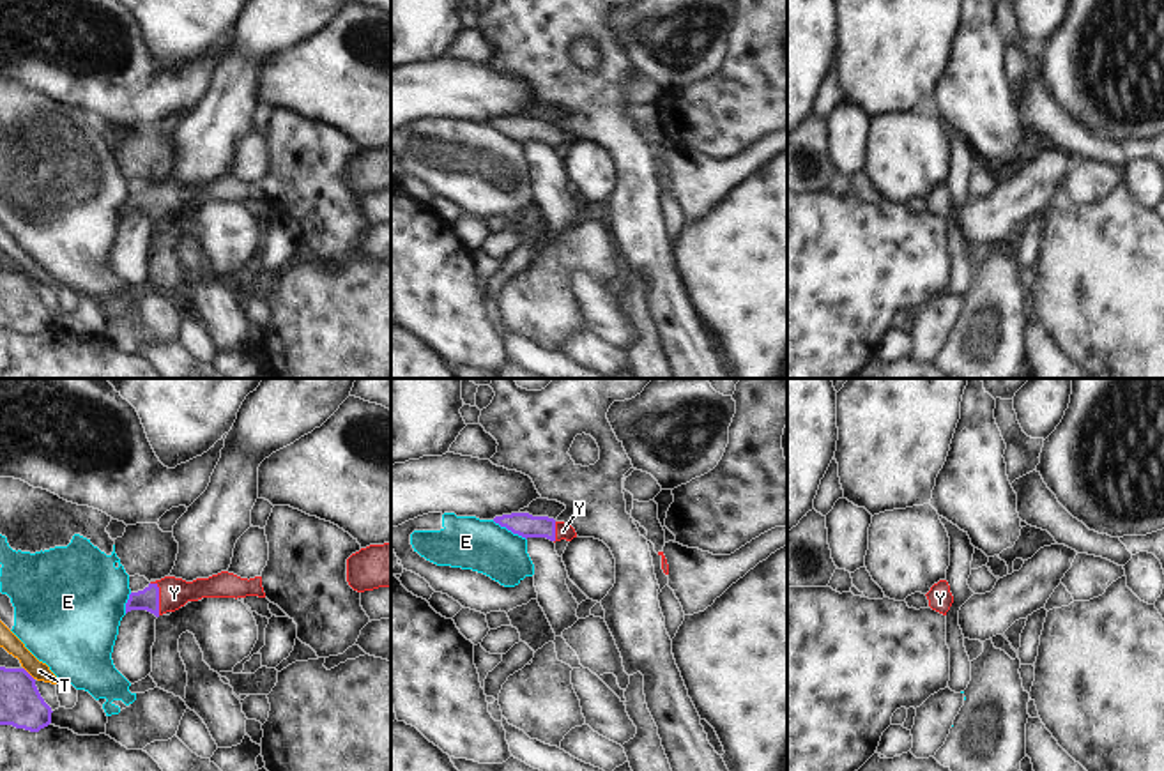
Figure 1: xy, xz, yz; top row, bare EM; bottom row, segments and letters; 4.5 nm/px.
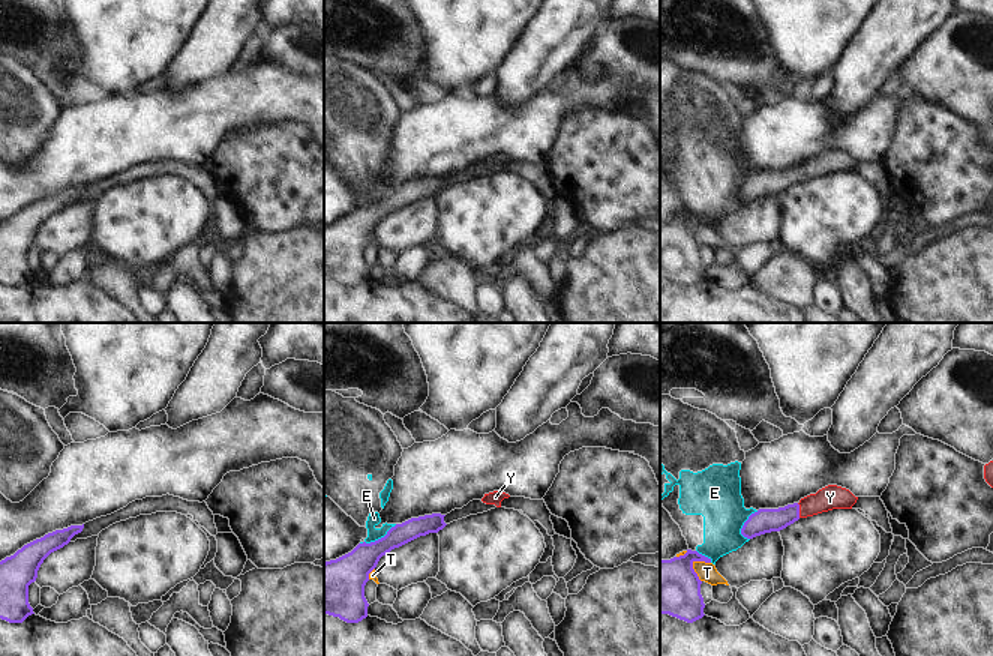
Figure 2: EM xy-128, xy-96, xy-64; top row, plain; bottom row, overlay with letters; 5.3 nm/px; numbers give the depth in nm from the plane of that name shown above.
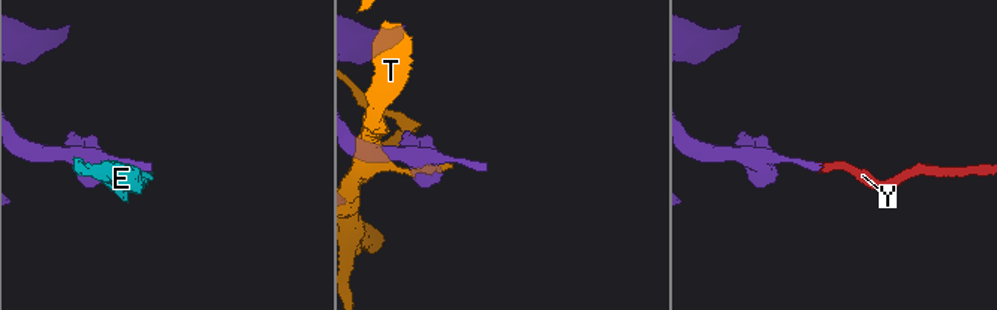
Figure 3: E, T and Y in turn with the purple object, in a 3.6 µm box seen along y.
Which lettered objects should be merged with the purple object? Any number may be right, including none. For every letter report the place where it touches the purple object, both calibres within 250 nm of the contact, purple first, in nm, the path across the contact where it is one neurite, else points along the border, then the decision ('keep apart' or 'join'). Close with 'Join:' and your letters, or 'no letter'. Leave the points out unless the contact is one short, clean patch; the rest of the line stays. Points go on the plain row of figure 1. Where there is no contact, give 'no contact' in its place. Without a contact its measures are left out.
E: contact xz (510, 133); calibres 110 and 240 nm; keep apart
T: contact xy (29, 278); calibres 200 and 90 nm; keep apart
Y: contact xy (158, 202); calibres 100 and 140 nm; way xy (147, 204), (158, 202), (174, 197); join
Join: Y

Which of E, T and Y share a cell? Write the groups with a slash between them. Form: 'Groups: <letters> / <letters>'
Groups: E / T / Y

